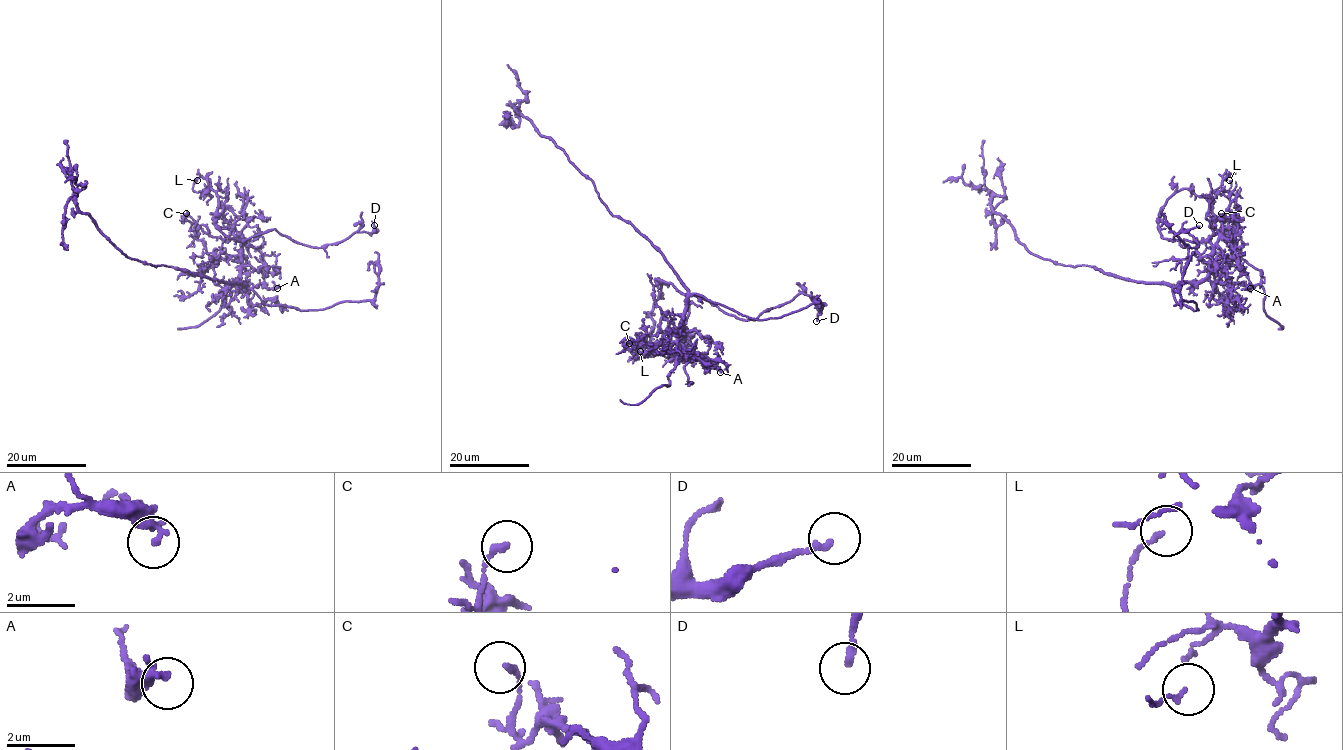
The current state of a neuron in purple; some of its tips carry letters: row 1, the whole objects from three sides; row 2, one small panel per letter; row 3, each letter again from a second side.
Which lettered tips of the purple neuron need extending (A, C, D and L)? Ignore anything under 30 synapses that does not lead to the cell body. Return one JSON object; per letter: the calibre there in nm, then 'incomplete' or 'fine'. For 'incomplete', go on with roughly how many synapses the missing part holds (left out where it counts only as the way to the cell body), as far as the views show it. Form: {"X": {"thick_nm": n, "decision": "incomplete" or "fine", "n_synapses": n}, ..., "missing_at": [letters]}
{"A": {"thick_nm": 280, "decision": "fine"}, "C": {"thick_nm": 160, "decision": "fine"}, "D": {"thick_nm": 200, "decision": "fine"}, "L": {"thick_nm": 110, "decision": "fine"}, "missing_at": []}

